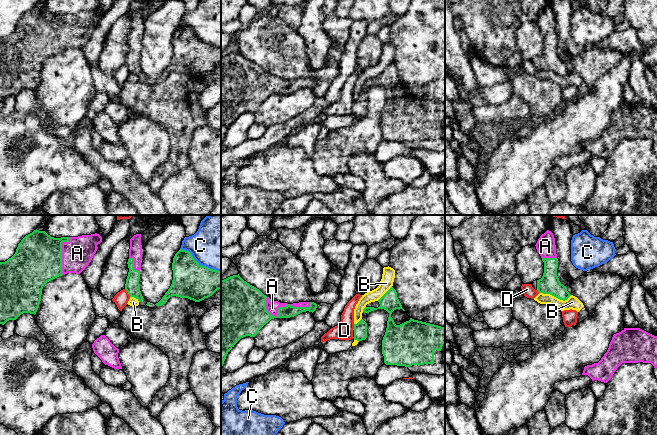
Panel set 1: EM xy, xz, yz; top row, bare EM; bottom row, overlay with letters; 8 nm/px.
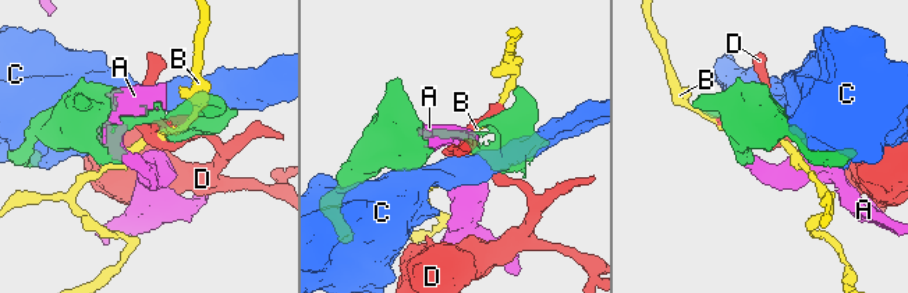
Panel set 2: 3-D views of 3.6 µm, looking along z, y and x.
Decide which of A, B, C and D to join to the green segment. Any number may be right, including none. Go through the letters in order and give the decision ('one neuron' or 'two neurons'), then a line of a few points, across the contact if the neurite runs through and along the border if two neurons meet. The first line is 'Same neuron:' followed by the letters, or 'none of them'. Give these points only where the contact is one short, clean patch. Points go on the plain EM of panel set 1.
Same neuron: A
A: one neuron
B: two neurons
C: two neurons
D: two neurons

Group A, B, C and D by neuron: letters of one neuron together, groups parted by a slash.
A / B / C / D

